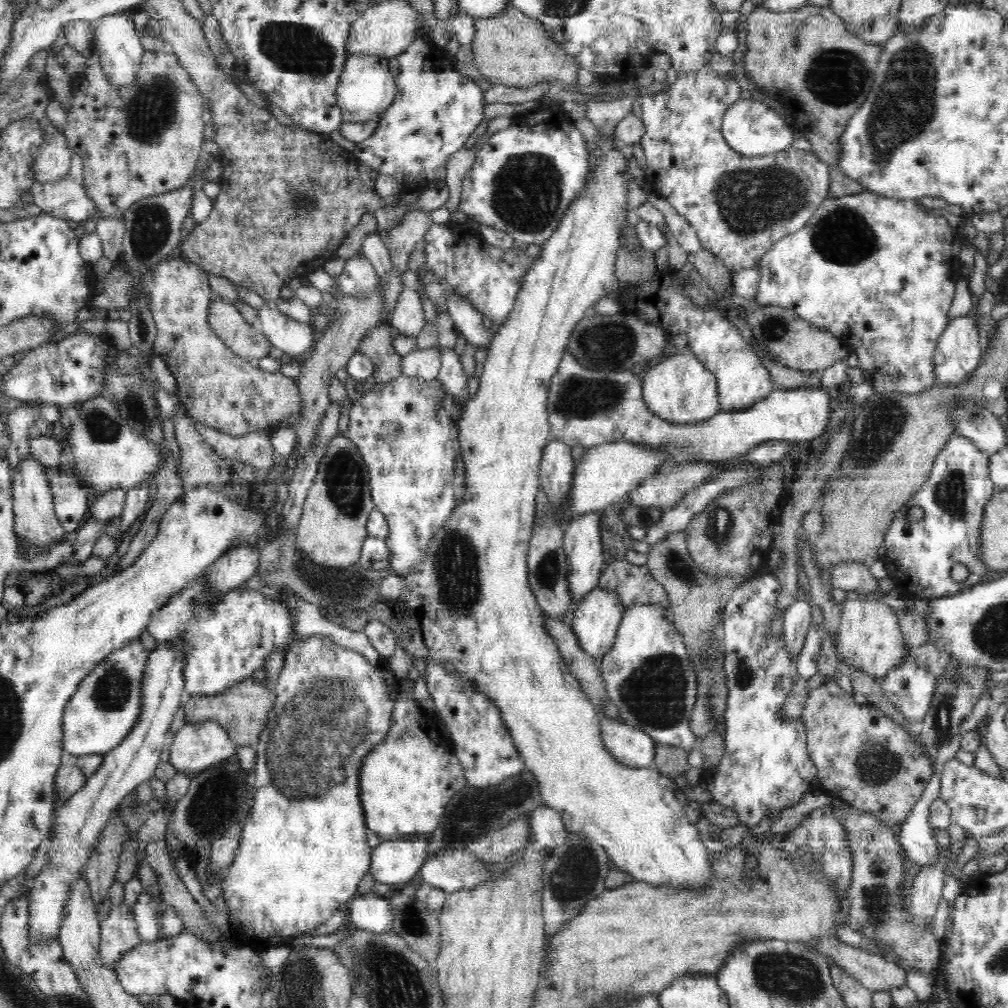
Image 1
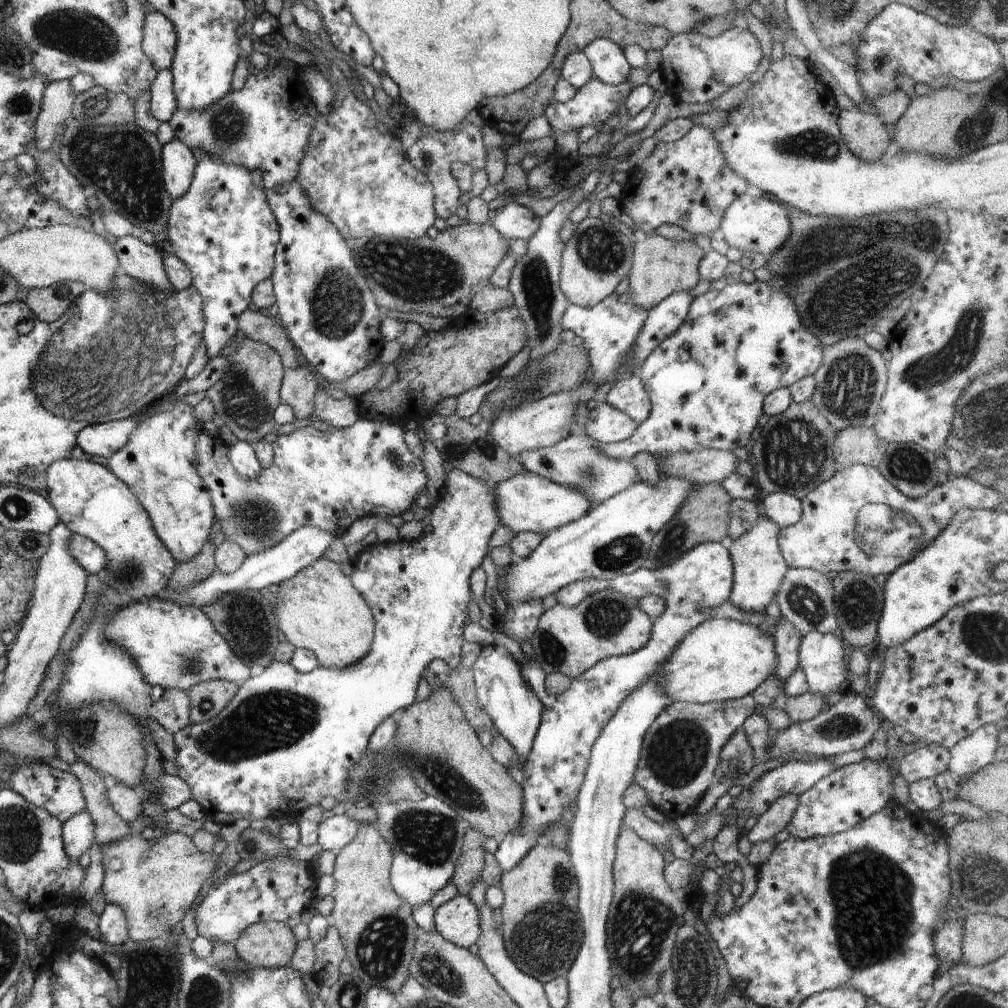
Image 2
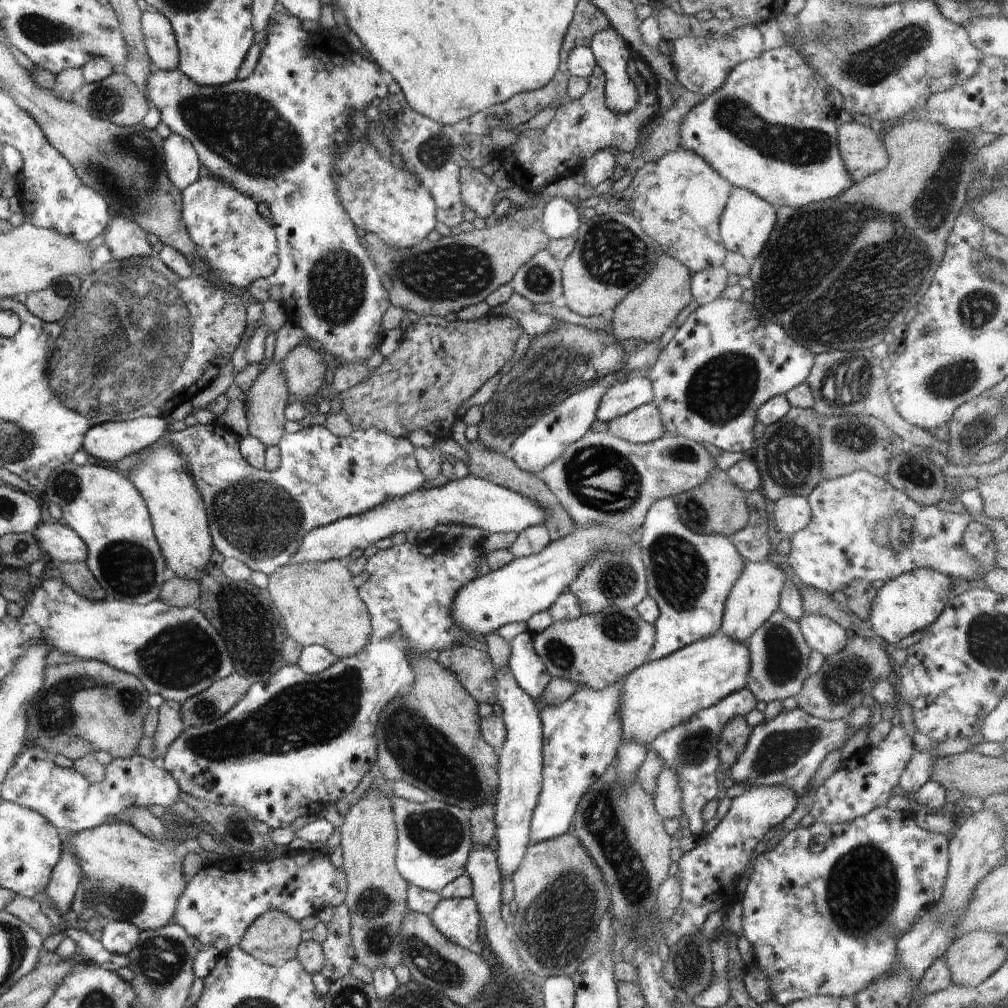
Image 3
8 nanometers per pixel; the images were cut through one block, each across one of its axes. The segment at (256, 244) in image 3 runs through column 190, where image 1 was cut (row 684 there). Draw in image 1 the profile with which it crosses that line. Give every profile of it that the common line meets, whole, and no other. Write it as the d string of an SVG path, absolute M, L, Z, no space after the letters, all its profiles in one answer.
M206 573L192 579L179 593L173 594L158 610L152 612L146 627L146 632L162 646L168 646L176 638L185 642L183 673L185 691L191 697L216 696L228 688L234 688L244 678L253 678L258 670L264 670L270 654L274 654L278 648L286 648L292 644L294 634L290 613L282 602L270 599L257 590L250 590L245 585L225 592L216 602L212 602L206 595L206 582Z

